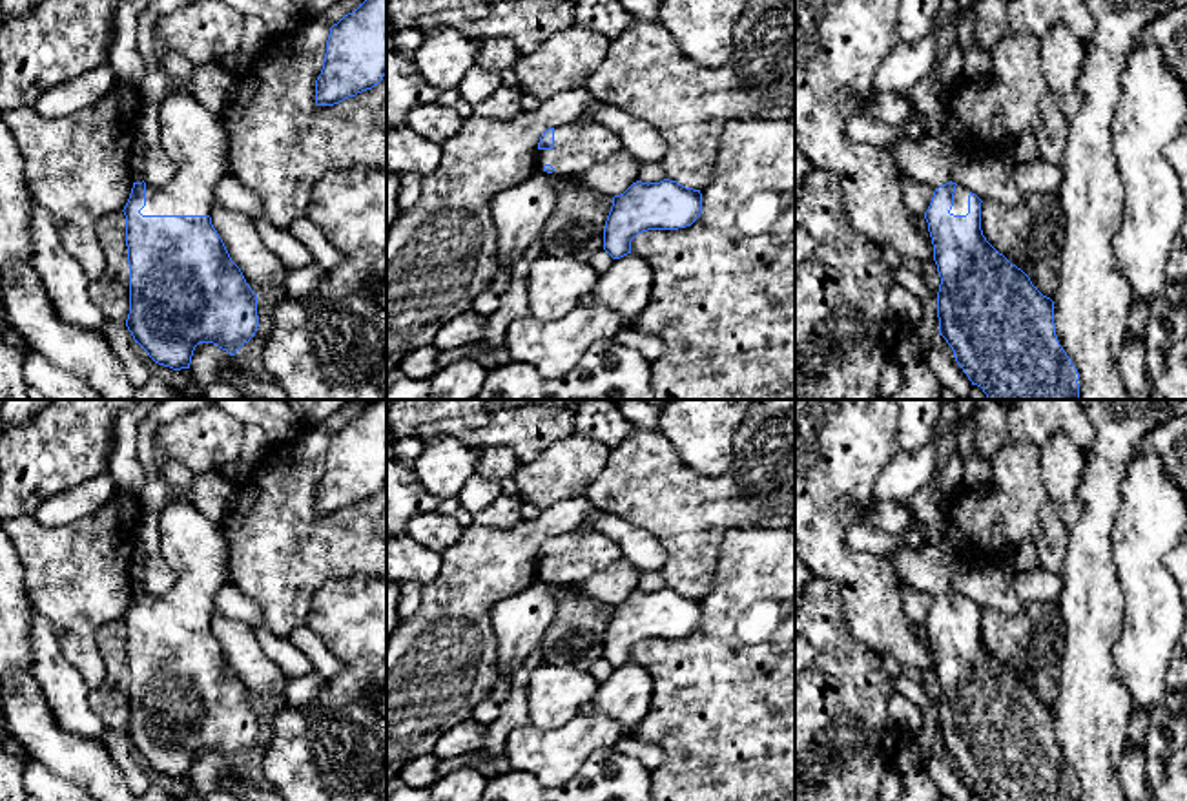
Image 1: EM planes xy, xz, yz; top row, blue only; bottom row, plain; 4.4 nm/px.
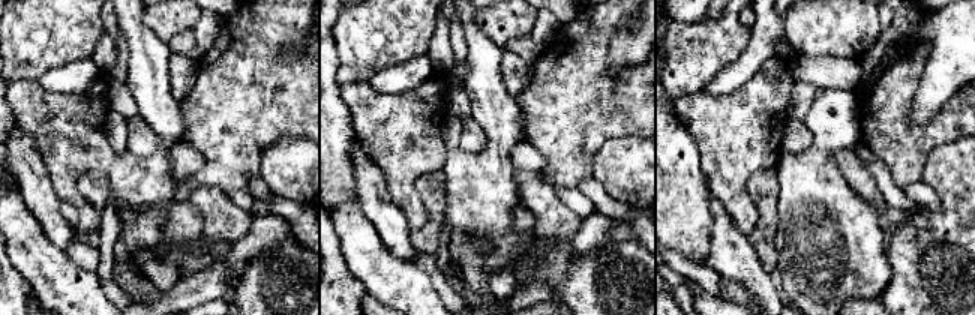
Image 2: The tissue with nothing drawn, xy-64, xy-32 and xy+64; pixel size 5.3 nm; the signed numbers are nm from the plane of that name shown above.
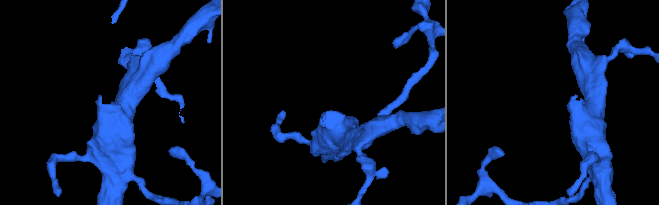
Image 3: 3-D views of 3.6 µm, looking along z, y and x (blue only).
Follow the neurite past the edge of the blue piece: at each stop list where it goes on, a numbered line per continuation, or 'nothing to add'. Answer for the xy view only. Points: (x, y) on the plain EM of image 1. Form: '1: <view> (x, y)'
1: xy (194, 548)

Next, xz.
1: xz (577, 557)

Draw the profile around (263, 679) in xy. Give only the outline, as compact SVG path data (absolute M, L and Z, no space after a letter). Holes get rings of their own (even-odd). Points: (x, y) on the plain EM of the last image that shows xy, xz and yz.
M213 609L210 626L232 670L257 704L284 699L288 675L264 655L259 639L246 624Z

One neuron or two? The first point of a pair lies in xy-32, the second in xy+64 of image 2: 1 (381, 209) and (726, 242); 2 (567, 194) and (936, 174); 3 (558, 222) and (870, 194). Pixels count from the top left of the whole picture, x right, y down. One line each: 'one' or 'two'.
1: one
2: two
3: one

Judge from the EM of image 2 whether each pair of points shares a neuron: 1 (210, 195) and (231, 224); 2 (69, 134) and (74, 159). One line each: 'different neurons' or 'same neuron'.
1: same neuron
2: same neuron

